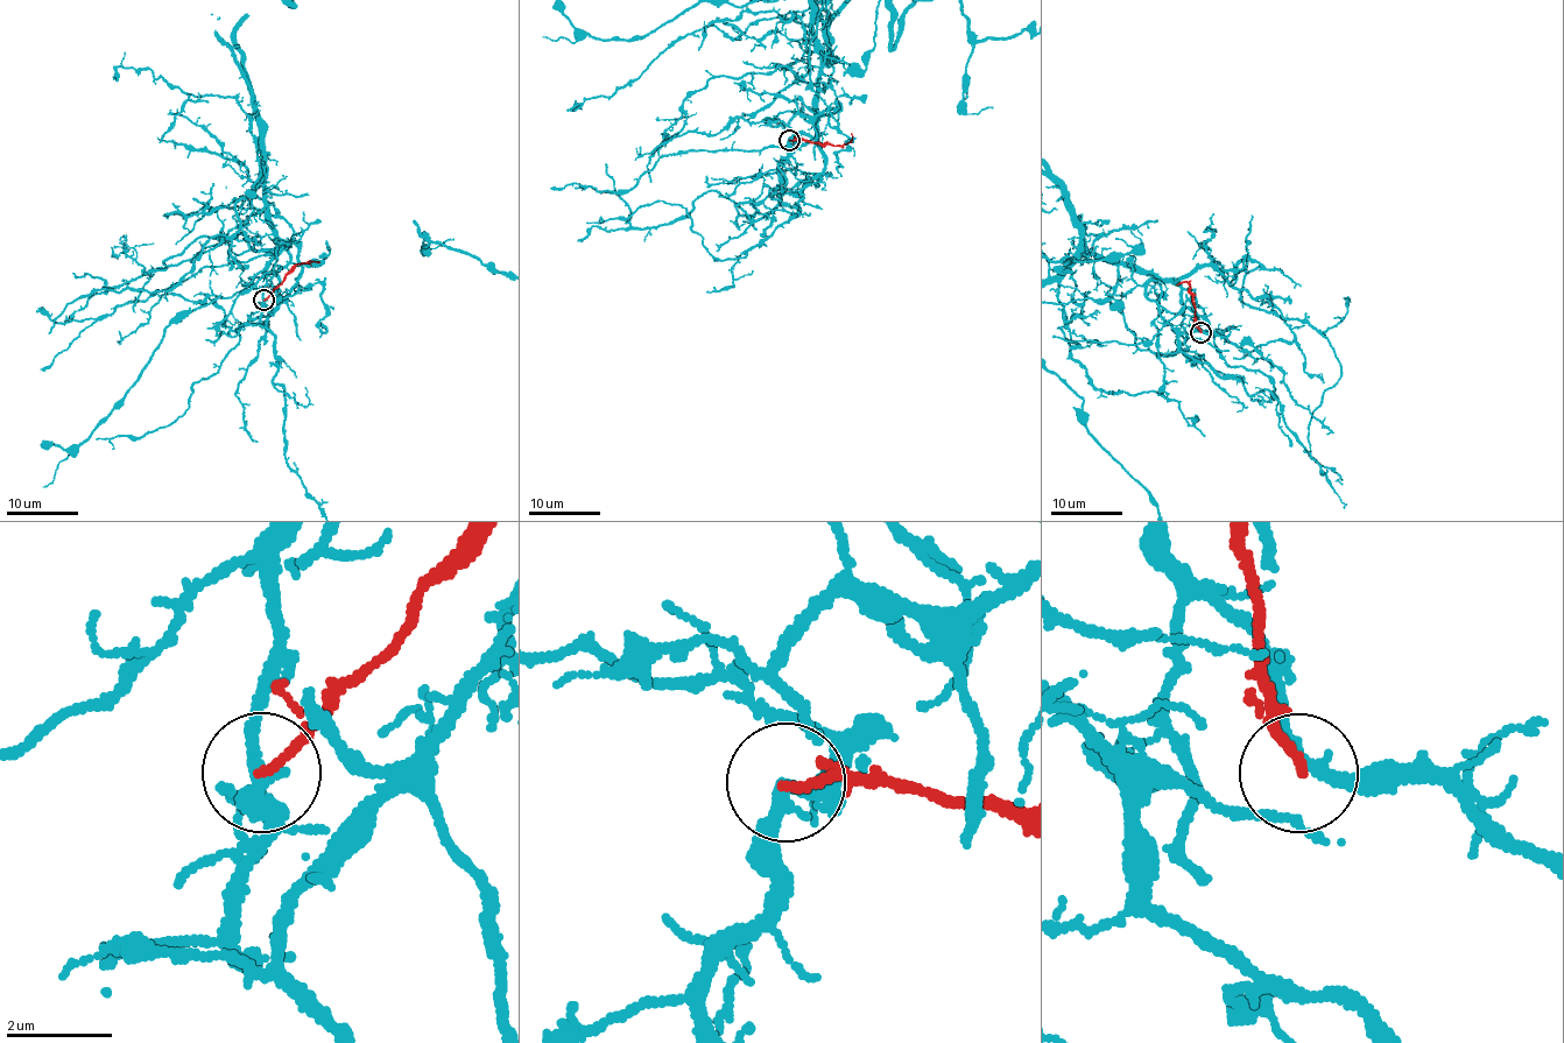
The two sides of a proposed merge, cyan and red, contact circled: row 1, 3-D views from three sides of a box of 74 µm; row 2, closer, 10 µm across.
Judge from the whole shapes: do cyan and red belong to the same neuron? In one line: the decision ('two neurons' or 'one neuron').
two neurons

